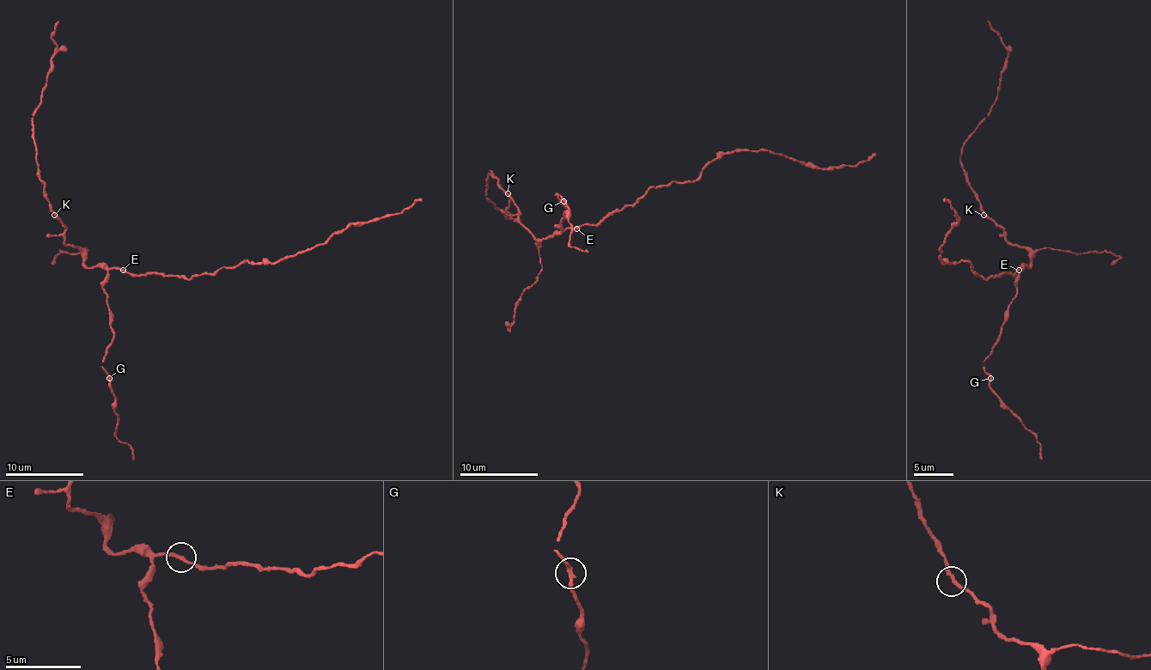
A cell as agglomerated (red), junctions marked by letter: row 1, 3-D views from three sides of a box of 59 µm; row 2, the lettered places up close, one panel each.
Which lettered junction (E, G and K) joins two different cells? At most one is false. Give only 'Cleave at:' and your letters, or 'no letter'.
Cleave at: no letter

